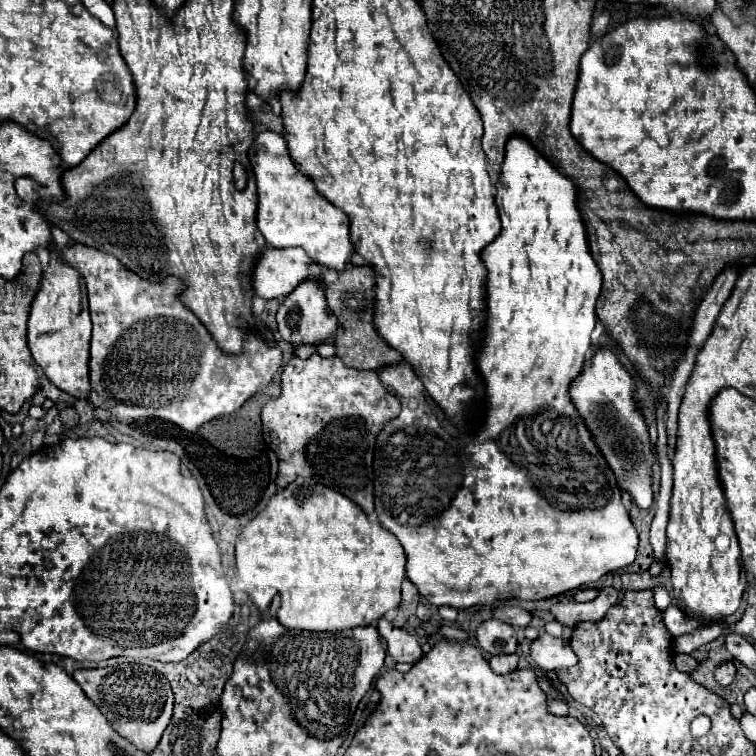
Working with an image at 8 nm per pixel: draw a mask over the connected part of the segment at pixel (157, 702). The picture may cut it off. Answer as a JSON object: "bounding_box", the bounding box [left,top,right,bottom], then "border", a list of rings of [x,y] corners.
{"bounding_box":[72,658,174,752],"border":[[[124,658],[124,662],[118,666],[76,670],[72,676],[120,736],[142,752],[152,752],[156,748],[172,718],[174,698],[170,682],[152,666],[152,660]]]}

